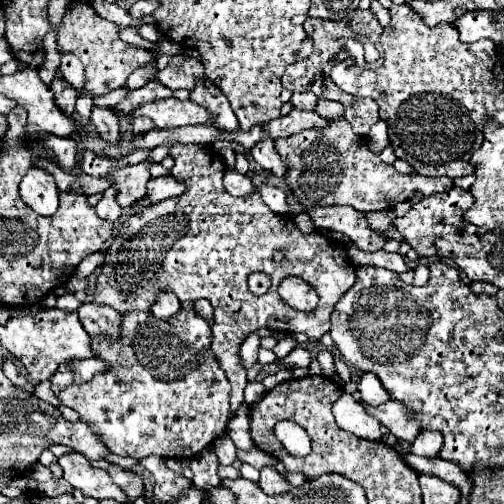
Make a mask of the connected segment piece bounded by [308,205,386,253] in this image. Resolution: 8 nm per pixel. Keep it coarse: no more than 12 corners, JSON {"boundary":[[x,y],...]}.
{"boundary":[[344,207],[308,209],[316,229],[346,233],[362,251],[380,251],[382,235],[364,213]]}

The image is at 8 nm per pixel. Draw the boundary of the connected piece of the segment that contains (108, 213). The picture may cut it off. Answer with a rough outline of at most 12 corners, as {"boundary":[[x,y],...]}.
{"boundary":[[114,187],[104,191],[96,205],[98,215],[116,223],[122,207]]}

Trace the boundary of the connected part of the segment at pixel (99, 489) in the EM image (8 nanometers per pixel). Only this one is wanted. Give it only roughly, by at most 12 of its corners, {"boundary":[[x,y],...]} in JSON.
{"boundary":[[80,453],[60,457],[64,479],[86,497],[126,503],[104,469]]}

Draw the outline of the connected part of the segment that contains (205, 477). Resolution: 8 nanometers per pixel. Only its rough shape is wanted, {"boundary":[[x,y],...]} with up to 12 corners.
{"boundary":[[202,451],[190,461],[192,483],[204,491],[216,487],[218,457]]}

